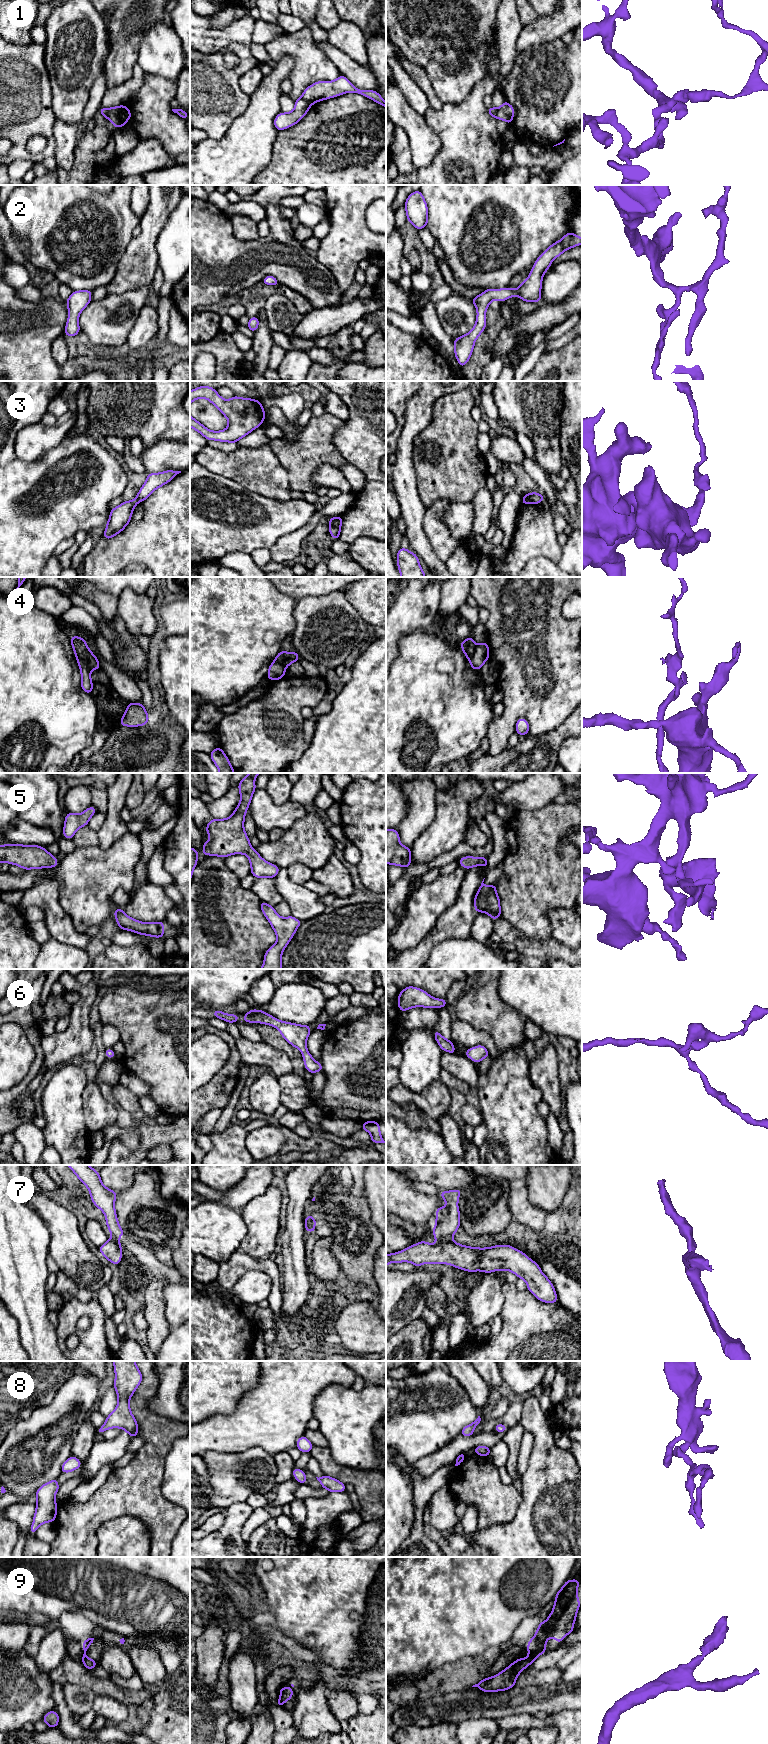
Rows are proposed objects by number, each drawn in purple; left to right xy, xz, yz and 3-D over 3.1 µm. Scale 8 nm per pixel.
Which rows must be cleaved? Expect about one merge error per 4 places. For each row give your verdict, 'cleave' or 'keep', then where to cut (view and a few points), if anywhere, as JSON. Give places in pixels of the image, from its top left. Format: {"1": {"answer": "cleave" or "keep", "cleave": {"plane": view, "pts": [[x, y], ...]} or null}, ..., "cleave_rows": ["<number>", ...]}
{"1": {"answer": "cleave", "cleave": {"plane": "xz", "pts": [[301, 97], [310, 105]]}}, "2": {"answer": "keep", "cleave": null}, "3": {"answer": "cleave", "cleave": {"plane": "xy", "pts": [[135, 498], [138, 501]]}}, "4": {"answer": "cleave", "cleave": {"plane": "xy", "pts": [[76, 656], [84, 661], [90, 672]]}}, "5": {"answer": "keep", "cleave": null}, "6": {"answer": "keep", "cleave": null}, "7": {"answer": "cleave", "cleave": {"plane": "xz", "pts": [[306, 1216], [312, 1230]]}}, "8": {"answer": "keep", "cleave": null}, "9": {"answer": "keep", "cleave": null}, "cleave_rows": ["1", "3", "4", "7"]}

